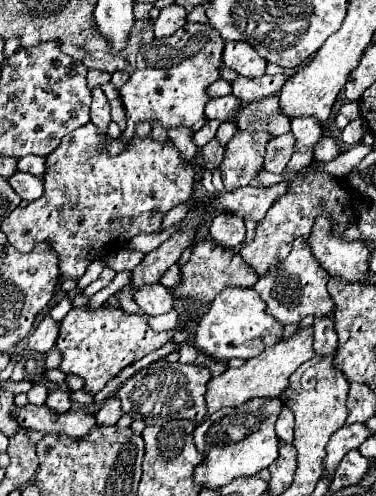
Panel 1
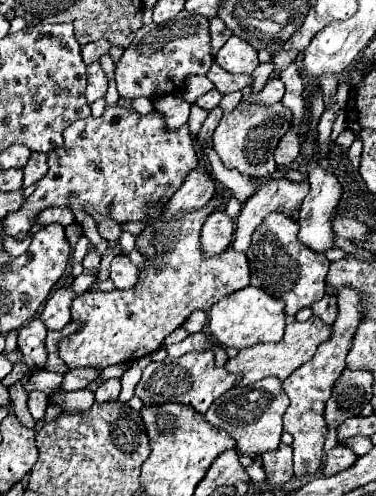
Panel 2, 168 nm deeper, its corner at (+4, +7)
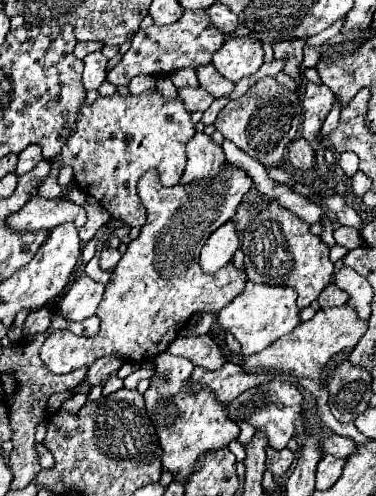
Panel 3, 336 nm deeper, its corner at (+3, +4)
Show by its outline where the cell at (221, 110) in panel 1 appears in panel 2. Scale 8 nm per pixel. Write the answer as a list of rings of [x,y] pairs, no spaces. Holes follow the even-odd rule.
[[[211,89],[209,93],[205,93],[203,97],[199,97],[197,101],[195,101],[195,105],[199,105],[199,107],[203,107],[203,109],[207,109],[207,111],[211,111],[211,109],[215,109],[217,105],[219,105],[219,101],[221,101],[221,93],[217,93],[217,89]]]

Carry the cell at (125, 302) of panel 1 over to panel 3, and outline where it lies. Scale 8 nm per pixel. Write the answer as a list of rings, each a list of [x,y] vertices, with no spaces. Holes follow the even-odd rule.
[[[82,276],[60,296],[56,304],[56,312],[66,320],[84,320],[92,316],[102,300],[104,286]]]

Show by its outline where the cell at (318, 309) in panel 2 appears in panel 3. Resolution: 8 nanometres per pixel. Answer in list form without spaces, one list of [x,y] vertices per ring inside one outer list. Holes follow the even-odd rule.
[[[328,284],[324,288],[324,292],[318,296],[318,304],[322,310],[332,308],[332,306],[342,306],[342,304],[346,304],[346,300],[348,300],[348,296],[342,290],[338,290],[334,284]]]

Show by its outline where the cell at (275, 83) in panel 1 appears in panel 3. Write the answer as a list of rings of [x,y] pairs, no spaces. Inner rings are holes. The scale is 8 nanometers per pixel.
[[[212,64],[198,68],[196,74],[198,74],[198,80],[200,80],[202,88],[208,90],[208,92],[212,92],[212,96],[216,96],[216,98],[228,96],[228,94],[234,90],[234,86],[236,86],[234,82],[226,80],[224,76],[220,76],[218,70],[216,70]]]

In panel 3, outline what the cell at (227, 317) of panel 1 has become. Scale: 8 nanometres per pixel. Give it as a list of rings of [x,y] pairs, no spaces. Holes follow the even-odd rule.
[[[246,282],[246,288],[236,296],[228,306],[218,312],[218,326],[224,332],[230,332],[244,348],[244,354],[256,354],[274,344],[278,338],[290,334],[298,326],[298,308],[296,296],[290,288],[274,288],[264,284]]]

